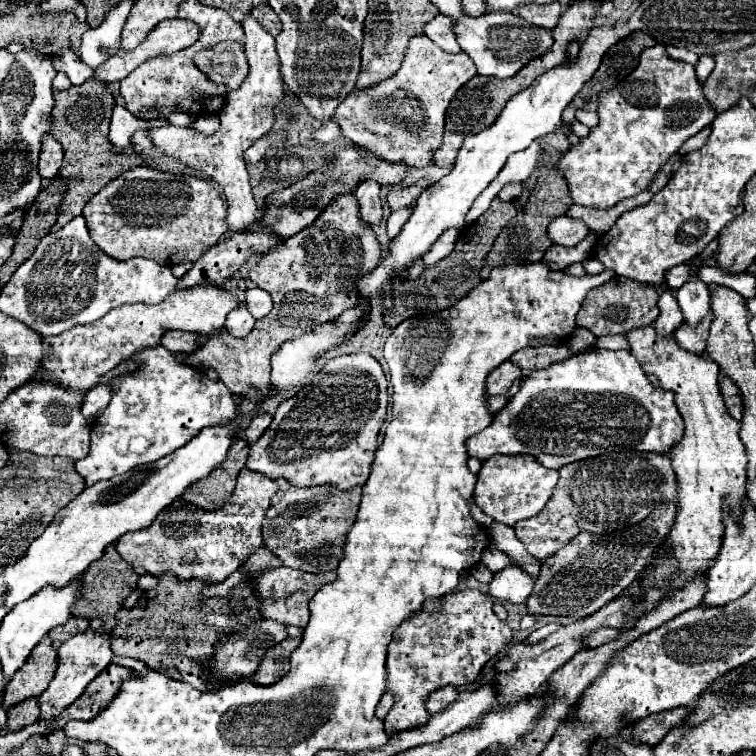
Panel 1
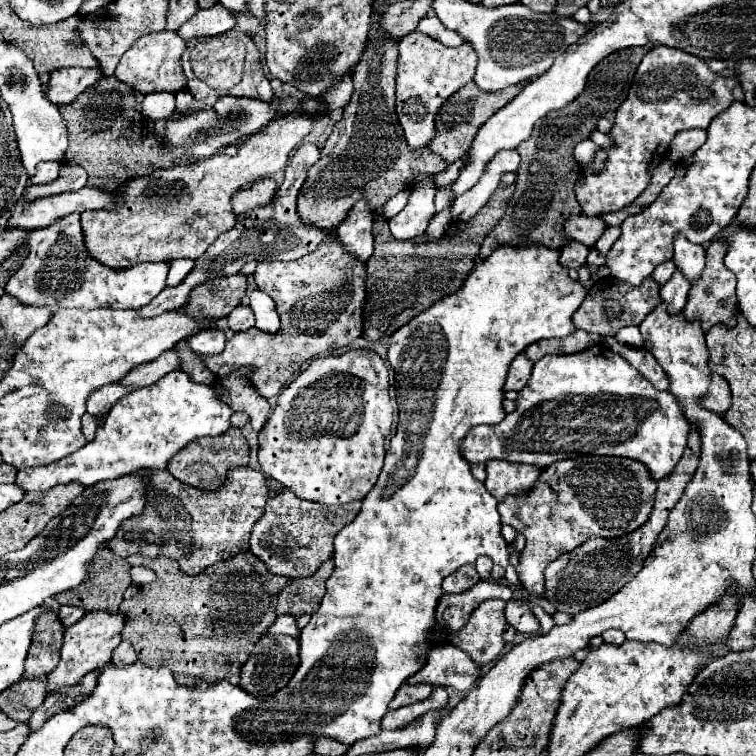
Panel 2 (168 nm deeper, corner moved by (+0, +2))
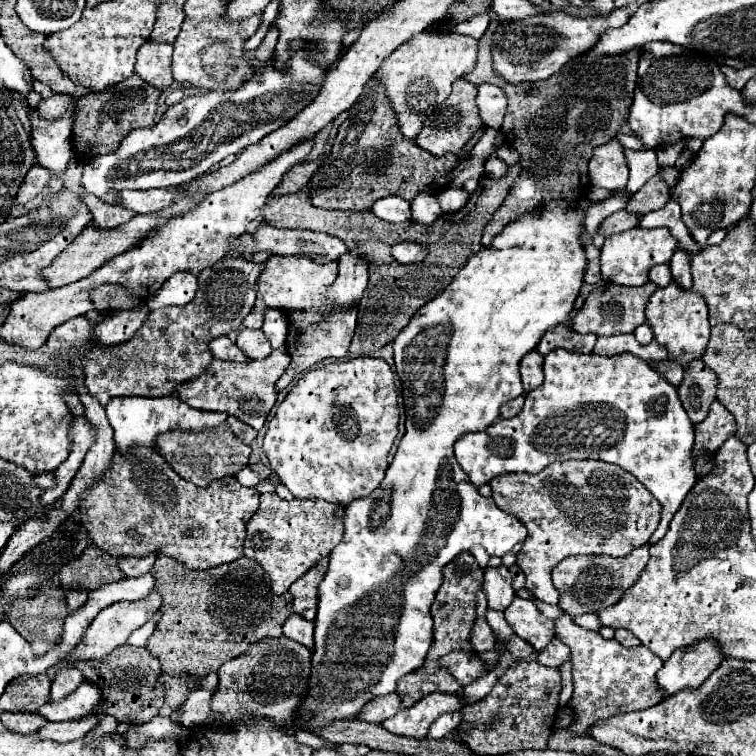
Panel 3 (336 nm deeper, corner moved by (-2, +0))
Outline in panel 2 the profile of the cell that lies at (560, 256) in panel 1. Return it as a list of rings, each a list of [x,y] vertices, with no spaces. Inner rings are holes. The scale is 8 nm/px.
[[[572,241],[560,249],[560,265],[566,269],[580,269],[582,265],[586,265],[586,255],[588,247],[578,241]]]

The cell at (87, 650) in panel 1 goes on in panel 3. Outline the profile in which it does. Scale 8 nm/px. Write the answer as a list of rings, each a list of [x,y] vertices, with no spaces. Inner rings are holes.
[[[150,591],[150,595],[146,599],[140,601],[118,601],[106,609],[102,609],[92,623],[88,625],[88,629],[84,631],[82,641],[66,655],[66,665],[74,665],[80,659],[104,659],[106,655],[110,655],[118,645],[124,645],[126,639],[130,637],[132,631],[136,631],[138,627],[142,627],[160,607],[160,595],[156,591]]]

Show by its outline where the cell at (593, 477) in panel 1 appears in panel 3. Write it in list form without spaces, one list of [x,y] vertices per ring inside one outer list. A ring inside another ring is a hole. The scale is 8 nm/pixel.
[[[558,461],[546,467],[544,471],[530,475],[530,473],[506,473],[492,479],[492,497],[494,503],[522,521],[528,529],[528,537],[524,539],[522,551],[518,553],[516,565],[526,575],[526,589],[542,599],[544,603],[558,605],[558,593],[552,585],[550,573],[562,559],[570,555],[594,555],[606,553],[614,557],[628,555],[632,549],[646,543],[660,521],[660,503],[658,499],[628,471],[618,465],[606,461]]]

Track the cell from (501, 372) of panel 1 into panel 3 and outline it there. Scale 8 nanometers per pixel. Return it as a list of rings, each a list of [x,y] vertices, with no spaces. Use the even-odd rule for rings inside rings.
[[[530,351],[524,355],[522,363],[520,363],[520,375],[522,375],[522,385],[524,385],[524,391],[532,391],[536,389],[538,385],[542,385],[542,361],[544,357],[538,355],[538,351]]]

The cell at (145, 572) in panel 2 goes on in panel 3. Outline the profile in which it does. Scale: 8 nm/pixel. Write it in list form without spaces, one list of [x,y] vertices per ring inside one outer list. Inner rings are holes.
[[[146,555],[146,557],[122,557],[120,559],[120,567],[122,567],[122,573],[126,573],[126,577],[142,577],[142,575],[152,571],[154,561],[156,561],[154,555]]]

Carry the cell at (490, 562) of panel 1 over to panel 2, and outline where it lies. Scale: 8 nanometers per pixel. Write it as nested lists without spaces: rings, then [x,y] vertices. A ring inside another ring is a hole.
[[[480,555],[474,565],[476,565],[476,571],[478,571],[480,579],[490,579],[490,571],[492,571],[492,559],[490,557]]]

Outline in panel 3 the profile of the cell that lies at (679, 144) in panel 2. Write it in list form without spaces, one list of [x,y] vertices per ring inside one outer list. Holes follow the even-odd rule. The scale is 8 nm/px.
[[[676,141],[676,143],[670,143],[670,145],[662,147],[662,149],[656,149],[658,163],[672,167],[684,149],[686,149],[686,143],[684,141]]]

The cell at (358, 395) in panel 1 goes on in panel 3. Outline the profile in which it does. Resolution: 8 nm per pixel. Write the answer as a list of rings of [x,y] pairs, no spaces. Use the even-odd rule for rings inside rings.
[[[356,357],[356,359],[350,359],[350,361],[336,361],[336,363],[328,363],[322,369],[308,371],[290,389],[290,393],[286,395],[286,399],[280,403],[276,415],[268,423],[268,431],[264,435],[264,453],[270,459],[272,471],[280,477],[280,483],[286,485],[296,499],[324,499],[328,503],[338,503],[342,507],[348,507],[348,503],[352,503],[354,499],[368,497],[382,483],[382,479],[384,479],[384,471],[388,469],[388,451],[390,451],[390,447],[392,447],[392,443],[394,443],[394,439],[398,435],[398,401],[396,399],[398,399],[398,395],[396,395],[394,373],[392,373],[392,369],[388,367],[388,363],[384,359]]]

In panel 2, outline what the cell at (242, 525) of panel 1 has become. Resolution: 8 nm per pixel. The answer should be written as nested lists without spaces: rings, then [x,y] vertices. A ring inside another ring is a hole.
[[[250,467],[232,469],[224,485],[216,491],[200,491],[176,481],[168,469],[148,469],[140,471],[140,475],[152,481],[152,489],[148,489],[148,505],[140,517],[130,517],[120,523],[120,529],[116,531],[116,537],[108,541],[108,547],[118,557],[136,553],[148,559],[160,555],[170,557],[180,563],[180,571],[186,575],[198,575],[206,567],[246,551],[250,531],[262,517],[270,491],[264,473]]]

